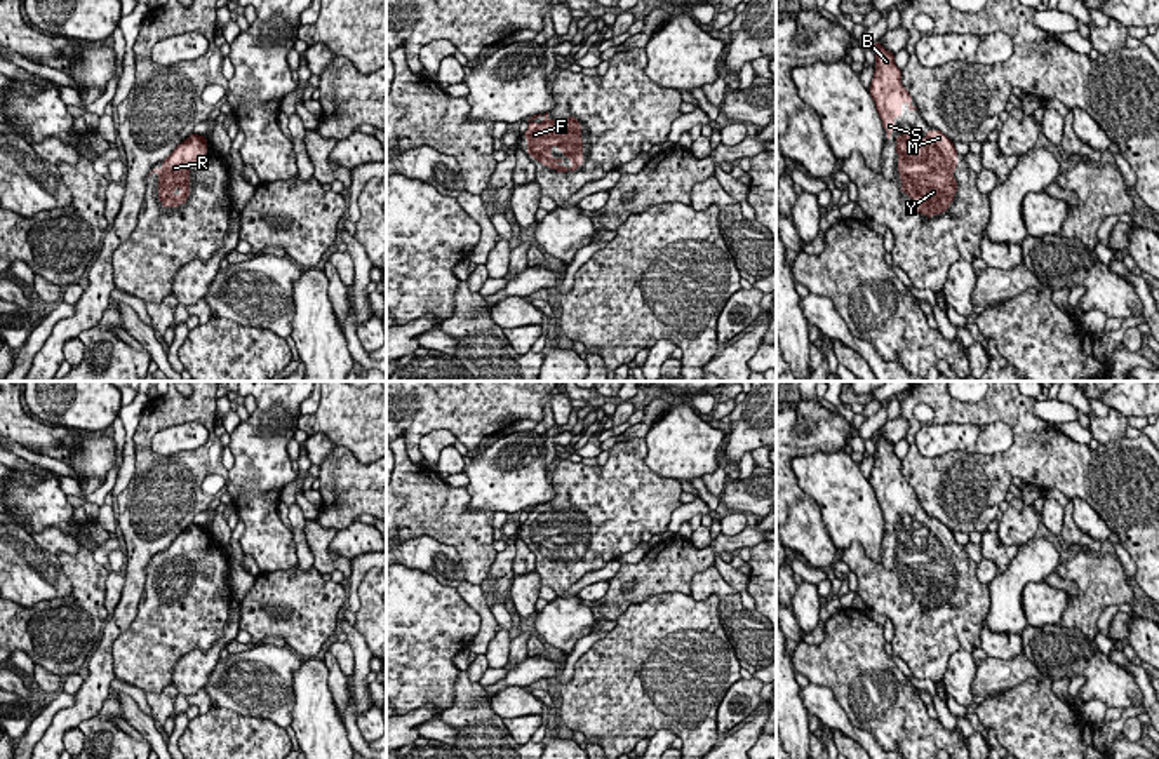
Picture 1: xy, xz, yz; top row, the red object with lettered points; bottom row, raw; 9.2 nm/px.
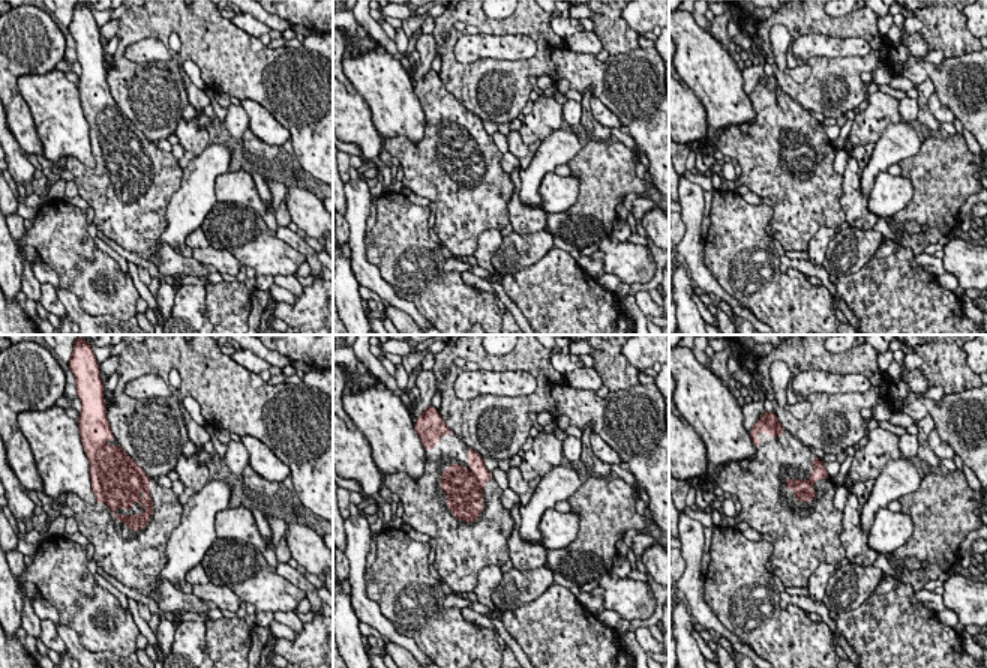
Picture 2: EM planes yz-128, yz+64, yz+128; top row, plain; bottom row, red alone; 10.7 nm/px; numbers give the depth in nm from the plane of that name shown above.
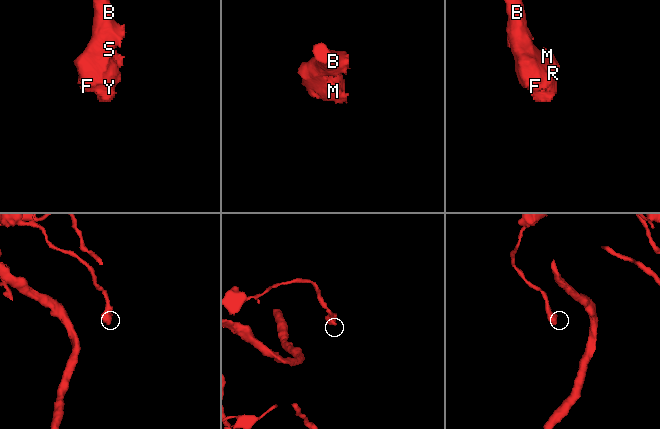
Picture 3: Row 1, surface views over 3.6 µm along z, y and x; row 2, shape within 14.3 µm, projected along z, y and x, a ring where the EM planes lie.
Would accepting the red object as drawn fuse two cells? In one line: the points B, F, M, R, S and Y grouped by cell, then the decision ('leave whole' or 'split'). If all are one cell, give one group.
groups B F M R S Y; leave whole

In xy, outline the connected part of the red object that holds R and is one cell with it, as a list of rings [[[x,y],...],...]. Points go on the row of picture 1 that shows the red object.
[[[191,134],[162,162],[162,169],[153,169],[148,178],[158,174],[158,200],[162,207],[179,207],[190,197],[190,167],[207,155],[207,138]]]

